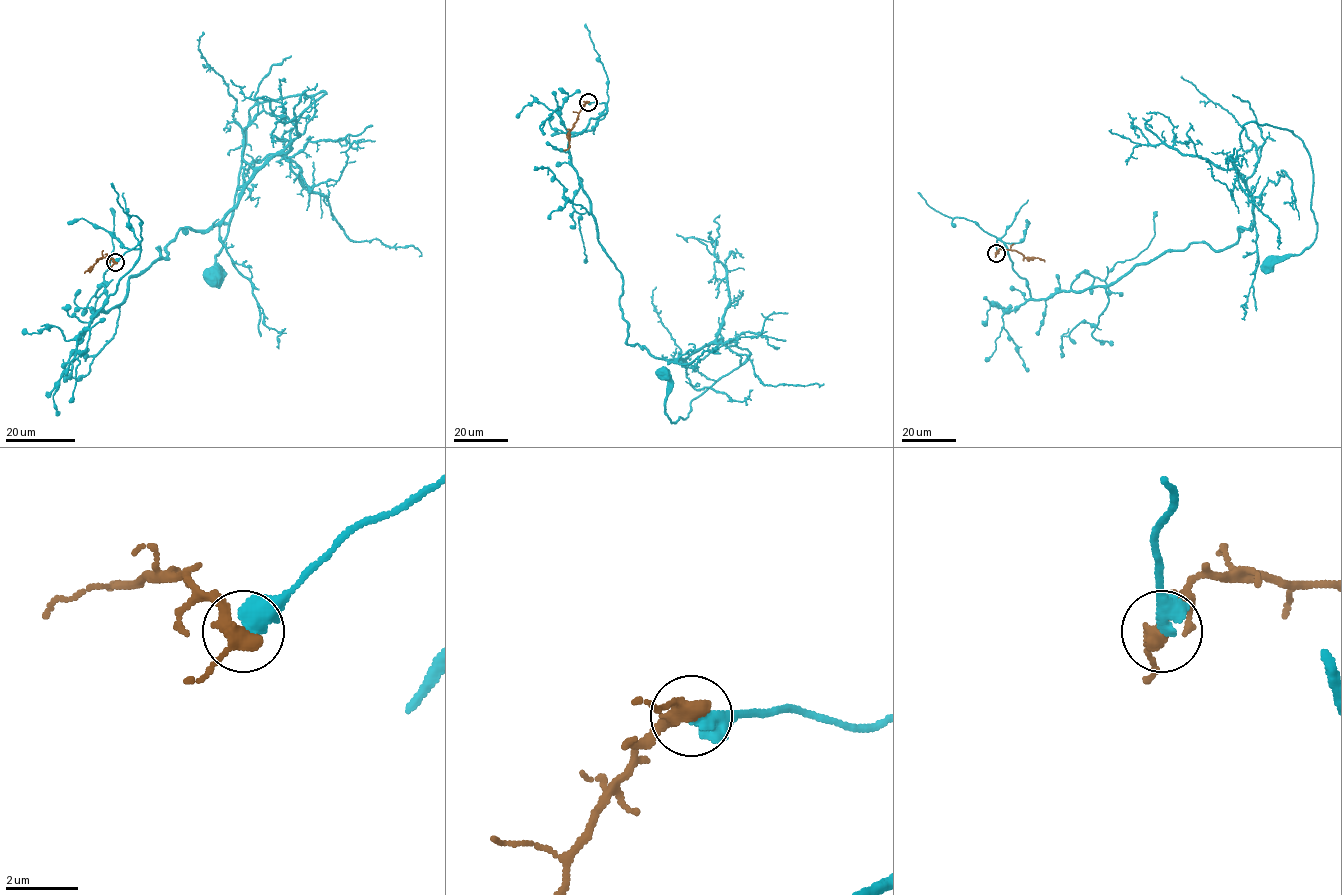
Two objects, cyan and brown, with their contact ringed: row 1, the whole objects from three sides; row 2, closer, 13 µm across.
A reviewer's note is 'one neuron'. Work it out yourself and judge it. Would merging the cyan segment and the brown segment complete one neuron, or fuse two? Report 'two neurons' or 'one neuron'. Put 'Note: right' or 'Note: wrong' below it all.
two neurons
Note: wrong

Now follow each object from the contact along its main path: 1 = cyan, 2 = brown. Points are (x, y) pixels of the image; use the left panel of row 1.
1: (115, 262), (139, 246), (90, 322), (180, 228), (219, 222), (325, 92), (249, 110), (213, 276)
2: (115, 262), (110, 256), (100, 258), (84, 273)

